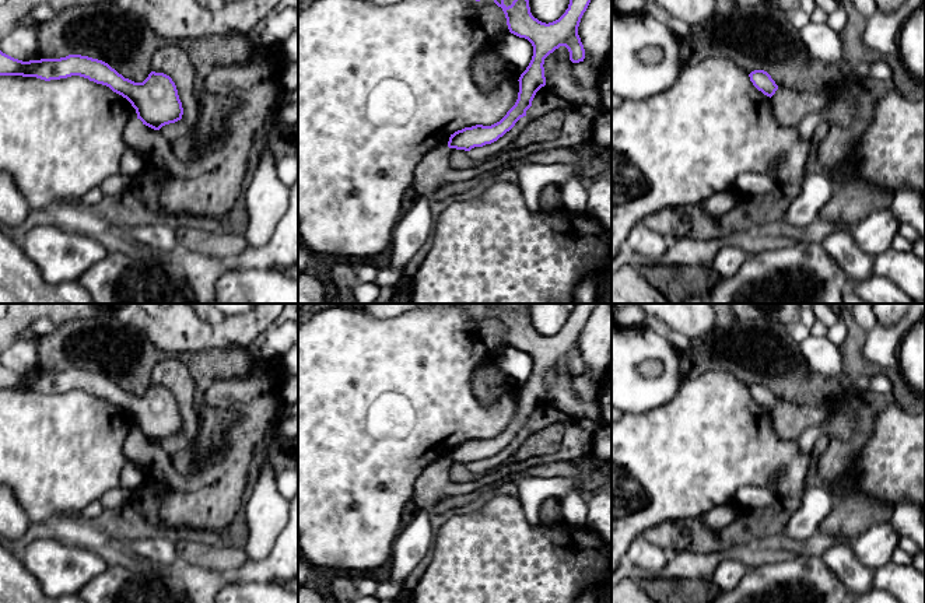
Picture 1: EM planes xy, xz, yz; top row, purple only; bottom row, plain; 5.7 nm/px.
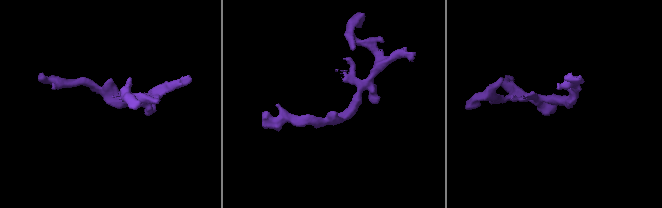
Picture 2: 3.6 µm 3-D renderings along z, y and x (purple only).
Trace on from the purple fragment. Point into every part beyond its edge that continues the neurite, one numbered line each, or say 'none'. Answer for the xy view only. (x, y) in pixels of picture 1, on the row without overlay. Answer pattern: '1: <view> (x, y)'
none

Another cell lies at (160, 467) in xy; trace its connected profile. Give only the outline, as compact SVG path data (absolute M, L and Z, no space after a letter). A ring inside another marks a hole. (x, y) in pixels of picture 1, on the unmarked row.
M140 432L126 437L123 453L127 460L140 466L147 480L169 485L171 492L185 494L203 483L199 477L178 471L172 456L158 444L146 439Z

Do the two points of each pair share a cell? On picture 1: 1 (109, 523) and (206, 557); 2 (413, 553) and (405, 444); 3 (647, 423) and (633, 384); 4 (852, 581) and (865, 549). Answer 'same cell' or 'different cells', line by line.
1: different cells
2: different cells
3: different cells
4: different cells

